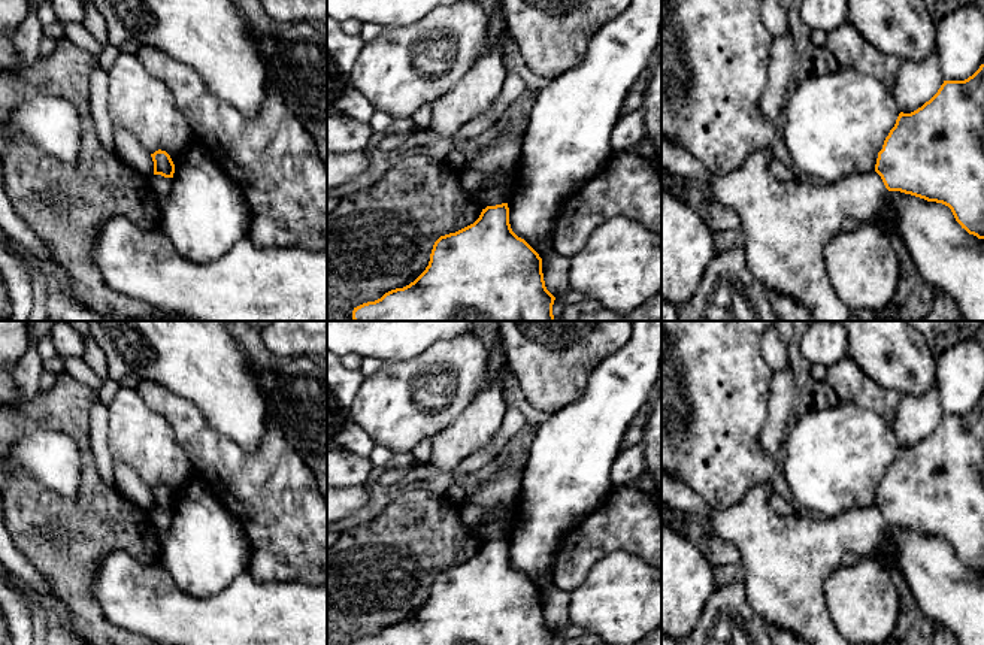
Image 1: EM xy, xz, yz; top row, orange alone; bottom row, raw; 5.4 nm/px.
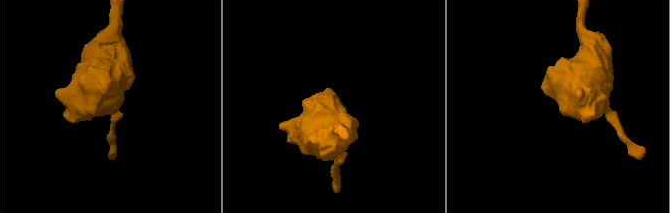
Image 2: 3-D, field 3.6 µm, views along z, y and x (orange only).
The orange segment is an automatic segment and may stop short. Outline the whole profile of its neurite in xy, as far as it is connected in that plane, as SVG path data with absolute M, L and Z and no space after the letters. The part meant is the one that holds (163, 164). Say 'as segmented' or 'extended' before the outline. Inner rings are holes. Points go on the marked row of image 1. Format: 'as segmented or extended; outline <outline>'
as segmented; outline M158 149L154 154L151 154L151 157L154 161L154 175L161 175L164 178L173 178L175 164L166 151Z

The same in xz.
as segmented; outline M508 203L487 206L479 218L455 231L440 236L432 249L426 270L409 285L385 293L375 302L352 311L354 321L554 321L555 297L547 290L542 258L509 224Z

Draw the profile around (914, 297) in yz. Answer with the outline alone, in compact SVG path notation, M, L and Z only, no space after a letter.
M891 234L890 240L900 263L900 281L893 300L881 315L894 321L921 320L932 311L936 290L920 276L900 236Z

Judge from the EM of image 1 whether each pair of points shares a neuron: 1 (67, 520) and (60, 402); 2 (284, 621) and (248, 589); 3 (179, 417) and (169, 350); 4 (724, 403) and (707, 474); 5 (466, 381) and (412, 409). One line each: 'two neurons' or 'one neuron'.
1: one neuron
2: one neuron
3: two neurons
4: one neuron
5: one neuron

